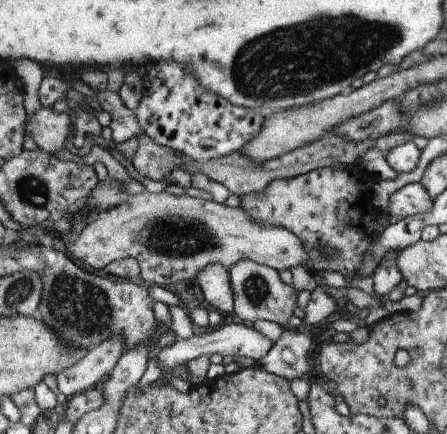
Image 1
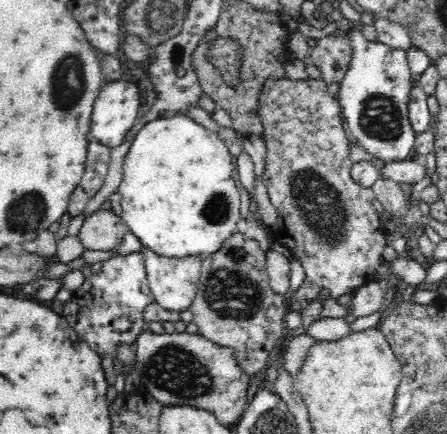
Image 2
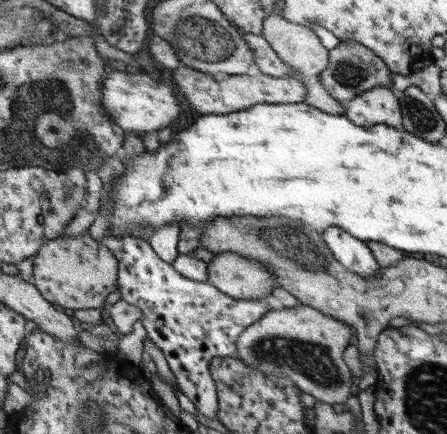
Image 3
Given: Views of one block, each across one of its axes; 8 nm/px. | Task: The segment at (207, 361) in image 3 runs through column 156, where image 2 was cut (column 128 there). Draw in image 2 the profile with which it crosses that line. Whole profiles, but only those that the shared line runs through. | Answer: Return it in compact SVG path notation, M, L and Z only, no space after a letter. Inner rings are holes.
M112 248L108 250L110 258L100 264L100 274L94 274L86 280L82 290L72 292L72 300L68 306L62 308L62 318L76 328L76 332L100 354L110 354L116 358L114 348L118 342L134 344L138 334L142 334L142 312L148 304L156 302L154 292L148 280L148 252L146 248L138 250L122 250Z

